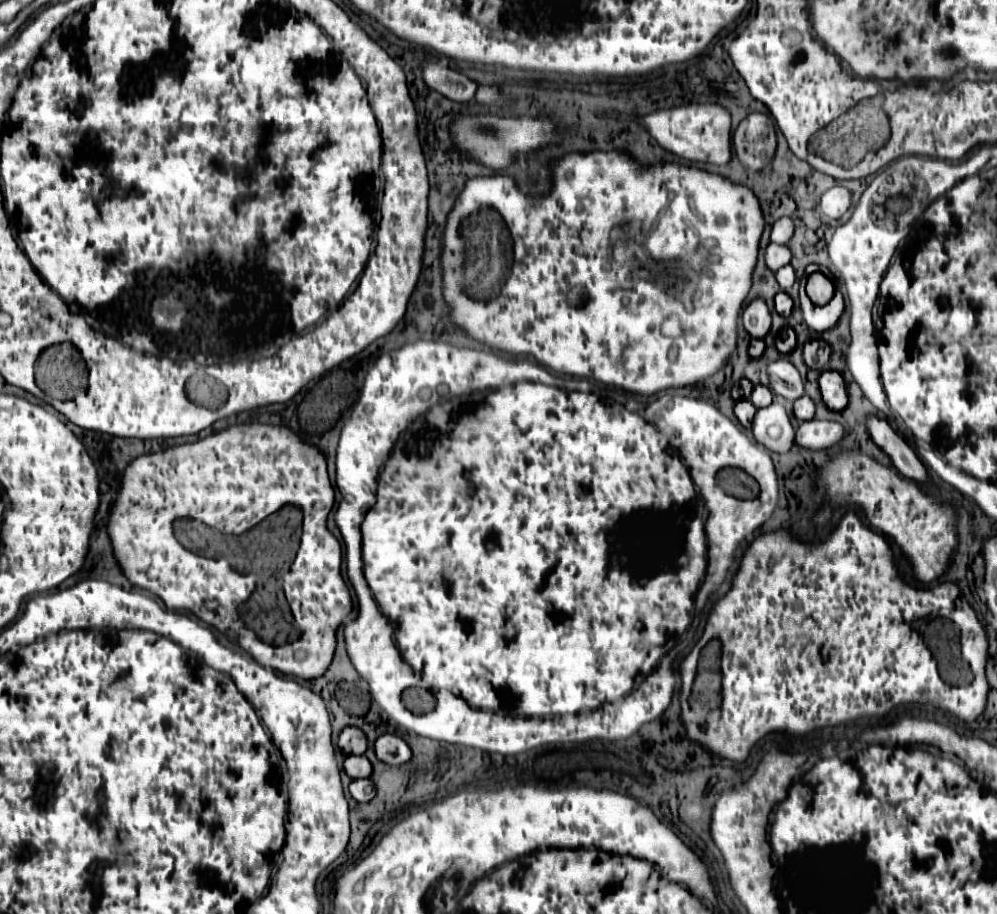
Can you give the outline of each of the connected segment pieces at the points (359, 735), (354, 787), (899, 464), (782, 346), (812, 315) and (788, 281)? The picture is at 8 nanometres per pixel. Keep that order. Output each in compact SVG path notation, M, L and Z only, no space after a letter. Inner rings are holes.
M346 727L340 733L338 747L344 755L364 755L366 751L366 735L356 727Z
M352 779L350 783L350 795L360 801L366 803L374 797L374 783L370 779Z
M868 415L866 417L866 429L868 429L872 441L892 459L894 467L902 475L906 475L908 479L914 479L918 483L928 483L930 481L922 461L908 447L908 443L888 425L888 421L884 421L876 415Z
M784 329L786 333L780 333L778 335L778 339L776 339L776 347L778 347L778 351L780 353L790 353L792 349L794 349L794 345L796 345L796 335L794 335L794 331L792 329Z
M802 291L800 293L800 307L802 307L802 315L804 315L806 325L812 331L822 333L822 331L834 327L836 321L840 319L840 315L844 311L844 299L842 299L842 293L836 291L836 295L832 297L832 301L828 305L818 307L818 305L812 305L808 295Z
M792 265L780 267L780 269L776 271L776 281L780 283L782 291L788 291L788 289L792 287L792 283L794 283L794 269L792 269Z

